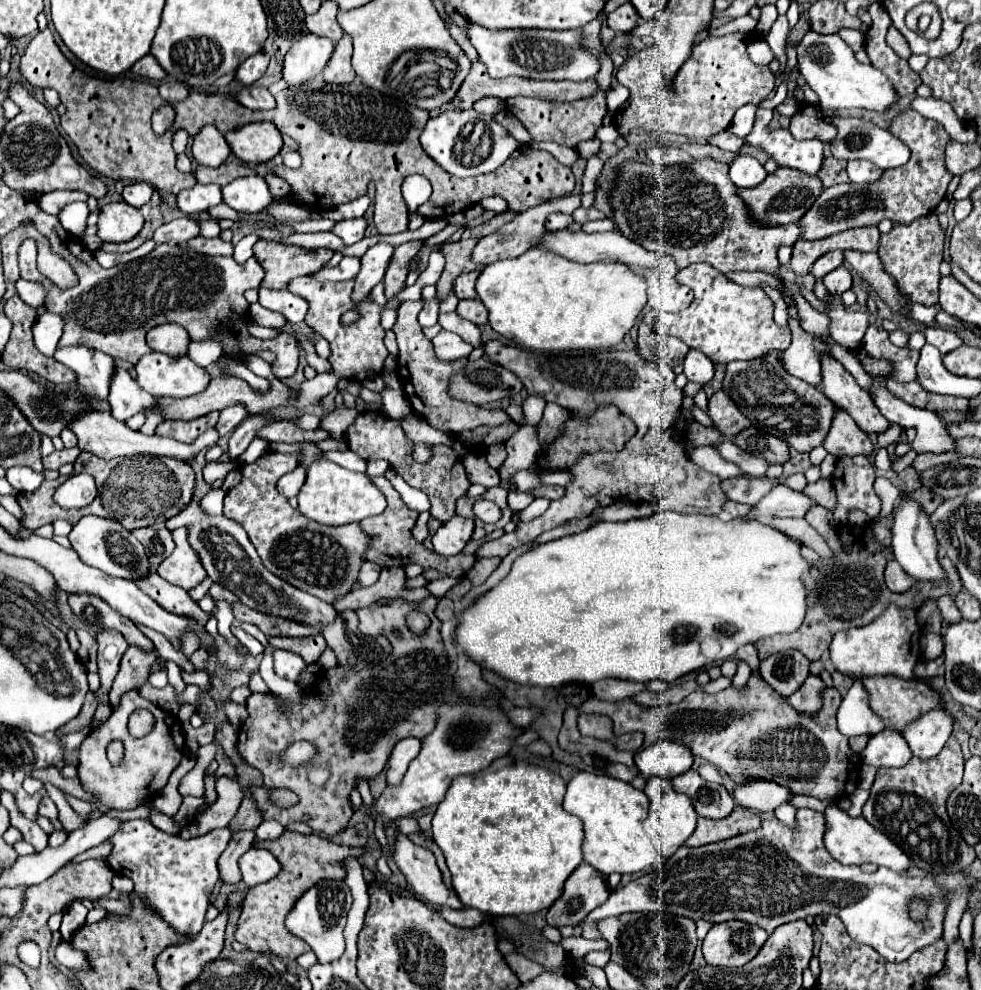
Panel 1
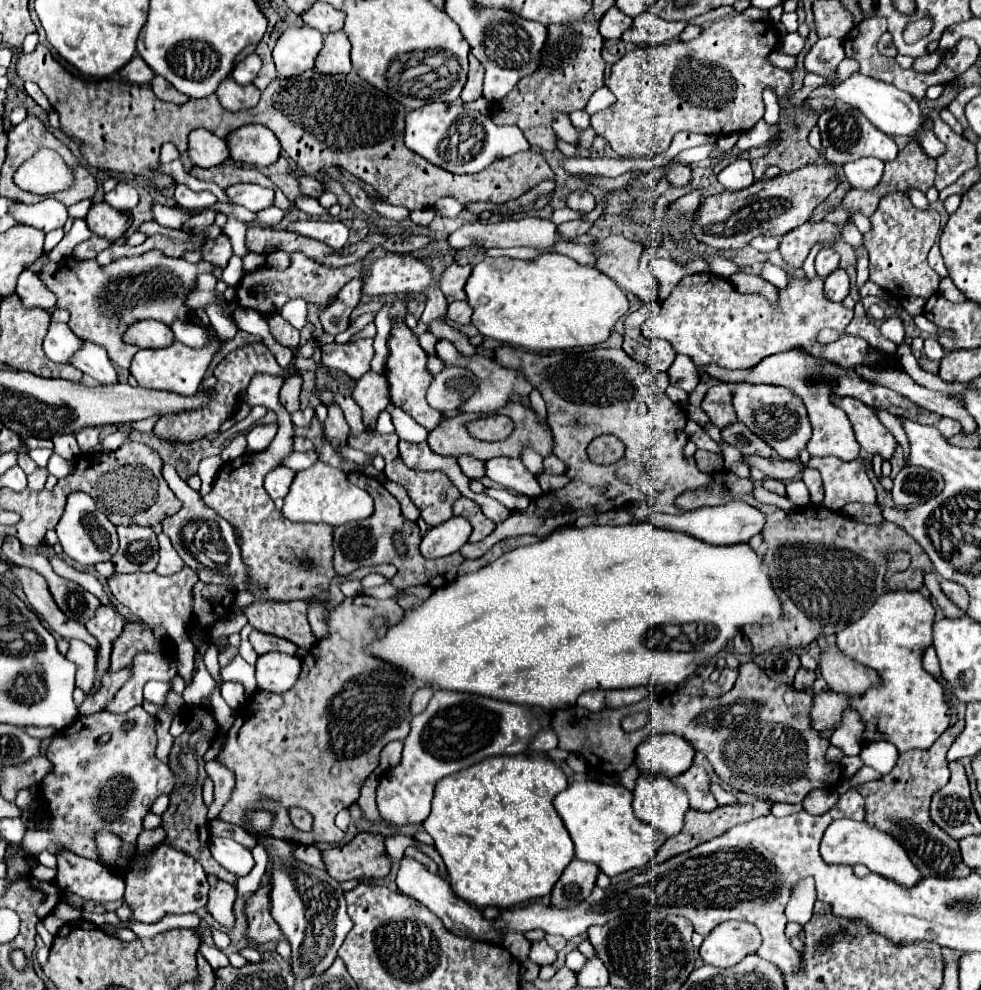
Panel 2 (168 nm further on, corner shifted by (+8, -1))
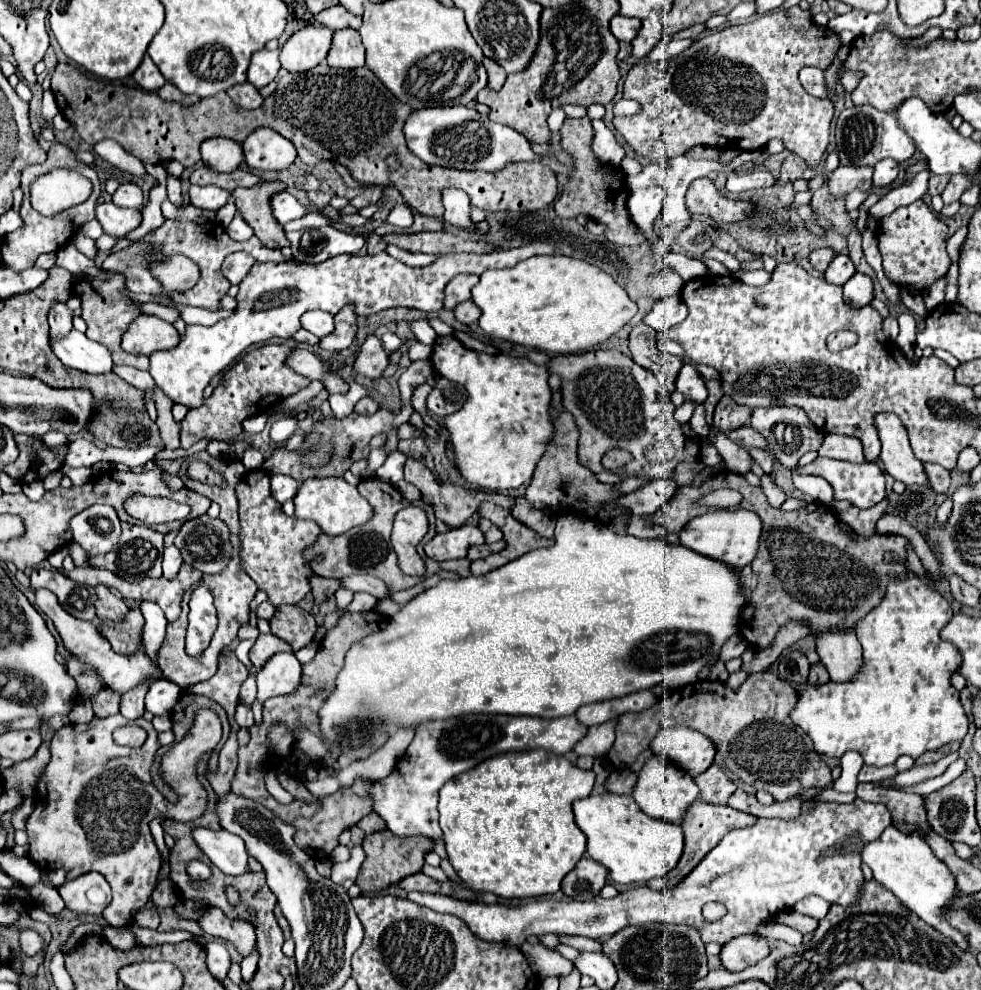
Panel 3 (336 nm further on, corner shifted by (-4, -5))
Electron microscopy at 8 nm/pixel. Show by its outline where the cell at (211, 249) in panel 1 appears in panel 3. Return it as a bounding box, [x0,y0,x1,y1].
[222,251,254,285]

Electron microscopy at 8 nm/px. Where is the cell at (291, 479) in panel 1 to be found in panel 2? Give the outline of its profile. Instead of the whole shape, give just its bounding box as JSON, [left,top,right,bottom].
[264,467,294,499]

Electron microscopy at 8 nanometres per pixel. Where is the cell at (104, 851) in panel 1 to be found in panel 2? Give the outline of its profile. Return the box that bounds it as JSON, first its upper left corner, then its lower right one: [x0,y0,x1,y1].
[30,864,57,881]

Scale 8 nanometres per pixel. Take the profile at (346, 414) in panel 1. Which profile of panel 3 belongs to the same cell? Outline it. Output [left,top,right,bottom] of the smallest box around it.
[354,397,378,415]

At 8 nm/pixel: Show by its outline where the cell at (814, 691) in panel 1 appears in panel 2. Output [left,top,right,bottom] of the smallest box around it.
[794,667,814,691]

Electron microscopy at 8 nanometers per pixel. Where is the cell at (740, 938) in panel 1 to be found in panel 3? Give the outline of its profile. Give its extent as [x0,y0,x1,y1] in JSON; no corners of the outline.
[718,935,770,971]

